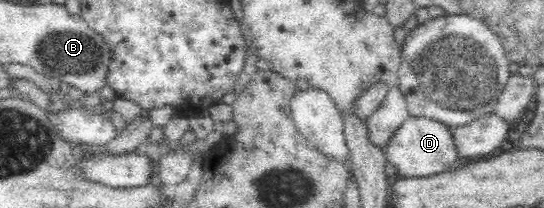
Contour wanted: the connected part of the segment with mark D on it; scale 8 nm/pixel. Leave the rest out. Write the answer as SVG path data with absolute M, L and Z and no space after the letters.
M408 116L385 145L387 162L396 167L398 176L427 177L450 171L458 166L457 151L449 127L428 117Z

